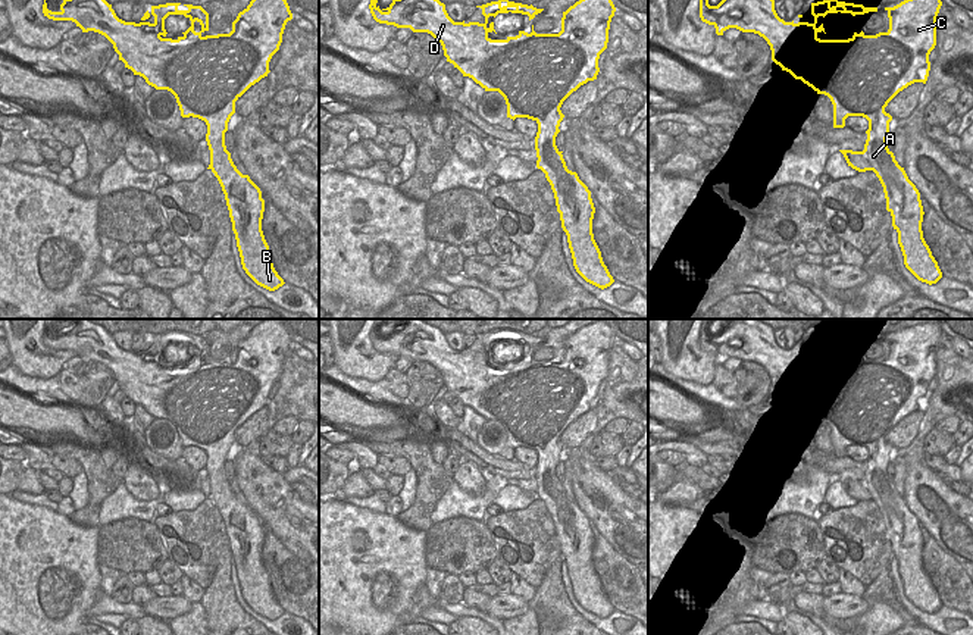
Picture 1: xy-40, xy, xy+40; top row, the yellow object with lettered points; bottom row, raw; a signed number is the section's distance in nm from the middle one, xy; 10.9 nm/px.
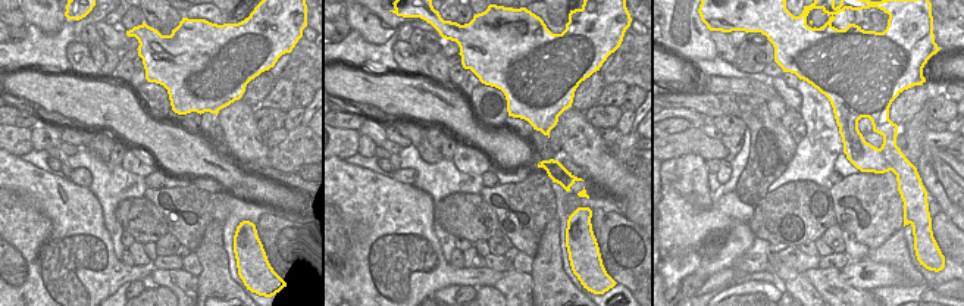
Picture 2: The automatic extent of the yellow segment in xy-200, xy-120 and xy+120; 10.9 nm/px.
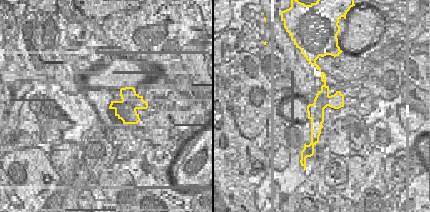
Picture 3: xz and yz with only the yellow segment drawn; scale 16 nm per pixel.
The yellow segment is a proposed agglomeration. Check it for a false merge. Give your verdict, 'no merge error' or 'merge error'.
no merge error

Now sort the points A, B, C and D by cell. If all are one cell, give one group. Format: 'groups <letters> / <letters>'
groups A B C D

